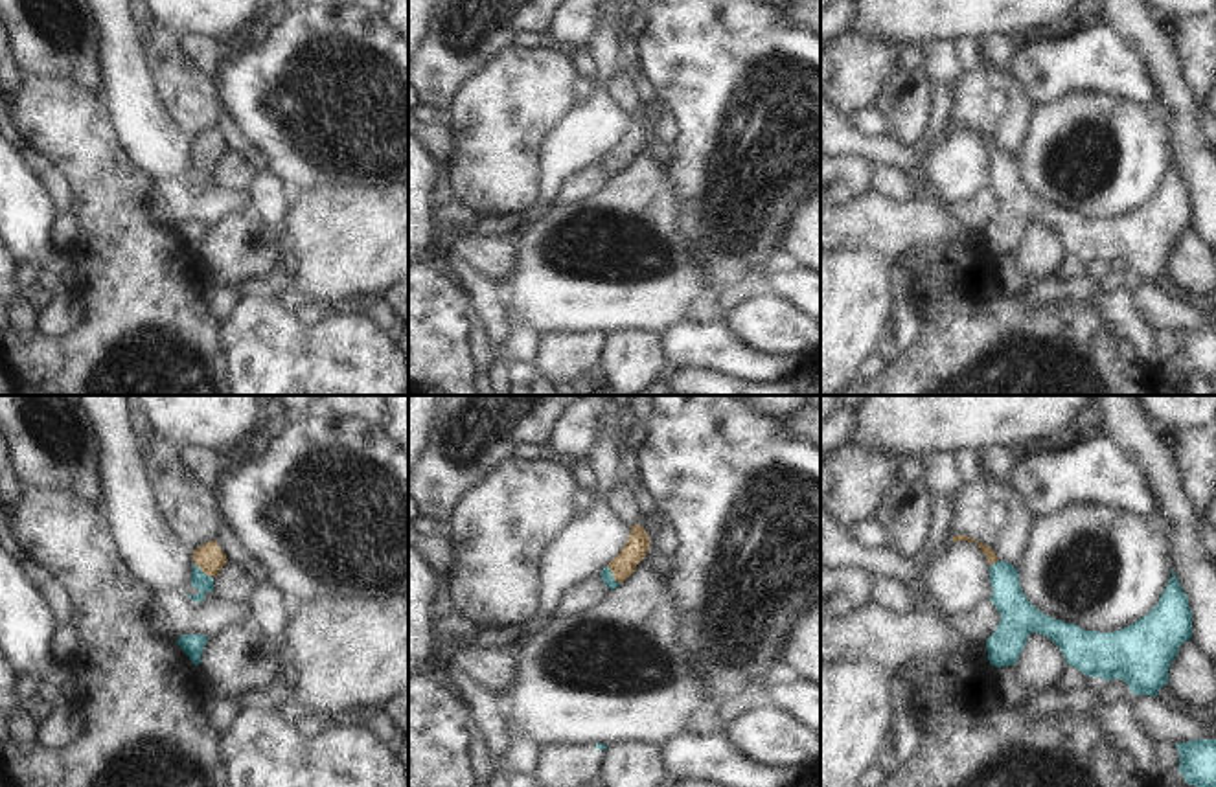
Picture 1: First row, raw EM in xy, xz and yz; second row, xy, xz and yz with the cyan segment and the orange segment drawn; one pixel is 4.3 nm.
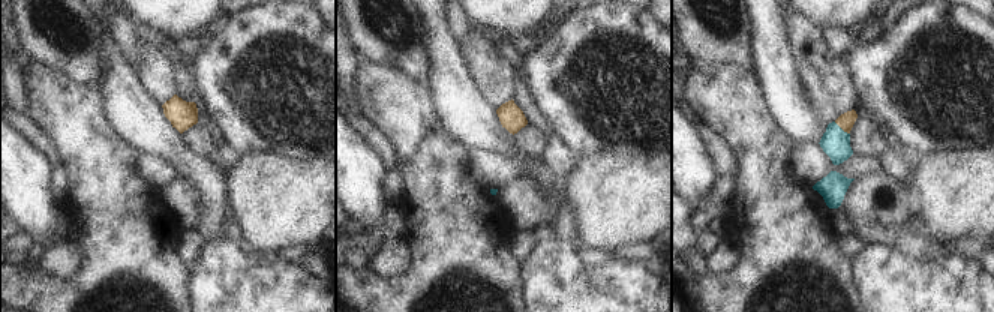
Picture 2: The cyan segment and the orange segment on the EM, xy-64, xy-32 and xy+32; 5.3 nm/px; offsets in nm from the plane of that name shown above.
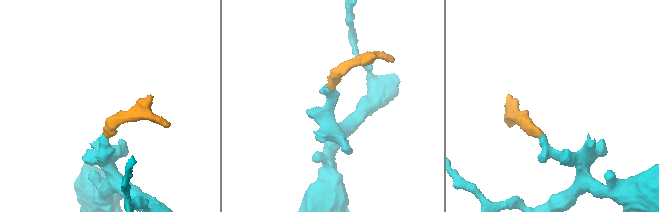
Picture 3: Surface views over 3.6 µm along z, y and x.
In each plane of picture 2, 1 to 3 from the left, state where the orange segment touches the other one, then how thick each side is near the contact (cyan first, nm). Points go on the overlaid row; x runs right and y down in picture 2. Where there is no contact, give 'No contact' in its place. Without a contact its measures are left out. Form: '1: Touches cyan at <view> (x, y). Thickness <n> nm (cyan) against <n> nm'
1: No contact
2: No contact
3: Touches cyan at xy+32 (840, 128). Thickness 160 nm (cyan) against 90 nm

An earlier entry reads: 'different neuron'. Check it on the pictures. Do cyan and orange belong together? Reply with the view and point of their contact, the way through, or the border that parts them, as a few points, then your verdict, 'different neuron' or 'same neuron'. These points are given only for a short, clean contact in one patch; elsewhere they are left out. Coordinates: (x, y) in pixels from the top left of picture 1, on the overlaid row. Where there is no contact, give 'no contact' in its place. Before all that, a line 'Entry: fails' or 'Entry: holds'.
Entry: fails
xy (201, 570) | across xy (199, 580), (201, 570), (208, 558) | same neuron

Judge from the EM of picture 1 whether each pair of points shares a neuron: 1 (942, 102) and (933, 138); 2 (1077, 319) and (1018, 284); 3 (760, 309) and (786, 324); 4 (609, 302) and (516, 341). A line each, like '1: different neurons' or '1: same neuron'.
1: same neuron
2: different neurons
3: same neuron
4: different neurons

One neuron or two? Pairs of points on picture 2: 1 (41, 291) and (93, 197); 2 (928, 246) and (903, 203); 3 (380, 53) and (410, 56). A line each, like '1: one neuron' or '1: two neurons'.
1: one neuron
2: two neurons
3: one neuron

